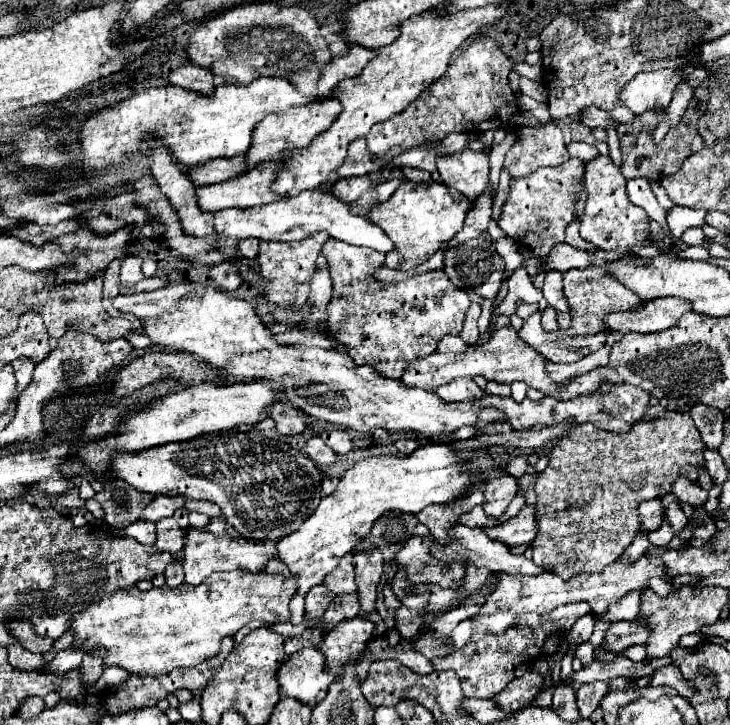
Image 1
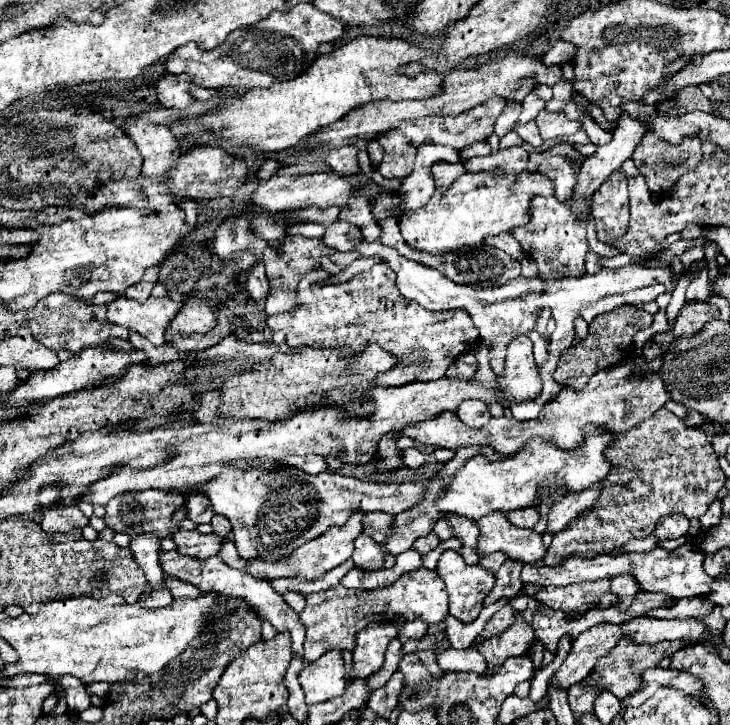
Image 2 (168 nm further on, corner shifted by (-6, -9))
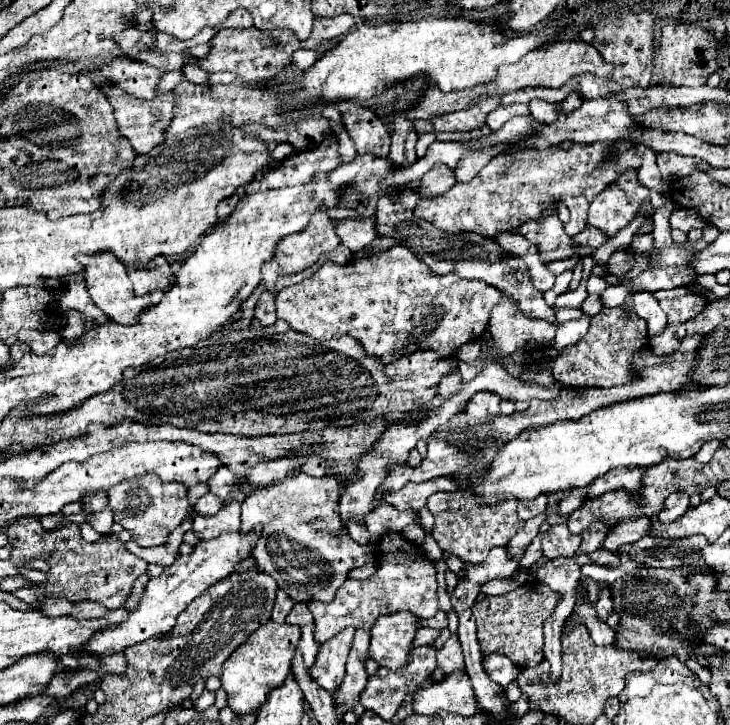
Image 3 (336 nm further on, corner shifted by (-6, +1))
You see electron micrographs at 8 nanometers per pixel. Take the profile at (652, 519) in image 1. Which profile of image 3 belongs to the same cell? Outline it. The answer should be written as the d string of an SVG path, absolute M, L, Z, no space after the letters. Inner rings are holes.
M680 492L670 494L664 502L664 508L658 512L656 518L660 522L674 522L688 512L688 504L690 504L690 498L686 494L680 494Z

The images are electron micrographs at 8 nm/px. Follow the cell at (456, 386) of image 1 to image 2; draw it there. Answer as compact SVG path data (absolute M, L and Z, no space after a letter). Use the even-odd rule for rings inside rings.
M466 400L458 406L456 410L456 416L470 428L482 428L488 424L490 420L490 412L488 412L488 406L486 402L482 400Z

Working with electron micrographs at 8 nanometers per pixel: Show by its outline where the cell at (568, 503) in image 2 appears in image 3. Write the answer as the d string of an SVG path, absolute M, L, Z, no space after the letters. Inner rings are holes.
M620 466L618 470L610 470L610 474L604 474L602 478L596 478L588 486L588 494L586 494L584 500L600 498L604 492L612 492L612 490L618 490L618 488L626 488L628 492L638 494L638 490L642 488L640 478L642 478L642 470L640 468Z

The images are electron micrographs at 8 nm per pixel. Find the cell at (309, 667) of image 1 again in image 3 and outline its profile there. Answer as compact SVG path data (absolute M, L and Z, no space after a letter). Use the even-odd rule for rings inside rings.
M346 628L328 642L324 642L320 646L320 652L316 654L316 664L310 668L310 676L318 686L322 686L328 692L338 690L338 686L342 684L352 638L354 638L354 628Z

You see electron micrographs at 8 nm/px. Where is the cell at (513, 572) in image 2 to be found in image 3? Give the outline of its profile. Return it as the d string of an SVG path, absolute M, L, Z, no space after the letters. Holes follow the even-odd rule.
M538 514L536 518L530 518L526 524L524 524L524 528L508 542L508 546L506 546L506 552L510 554L510 558L514 558L516 554L520 554L520 552L524 552L528 546L530 546L530 542L536 538L536 534L538 534L538 530L540 530L540 524L546 520L546 514Z

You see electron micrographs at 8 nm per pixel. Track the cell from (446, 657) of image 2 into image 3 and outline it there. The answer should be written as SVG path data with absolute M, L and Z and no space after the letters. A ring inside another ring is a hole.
M490 654L482 658L482 666L486 670L486 674L498 682L502 688L506 688L518 674L518 666L514 666L514 662L510 662L510 658L502 656L502 654Z

